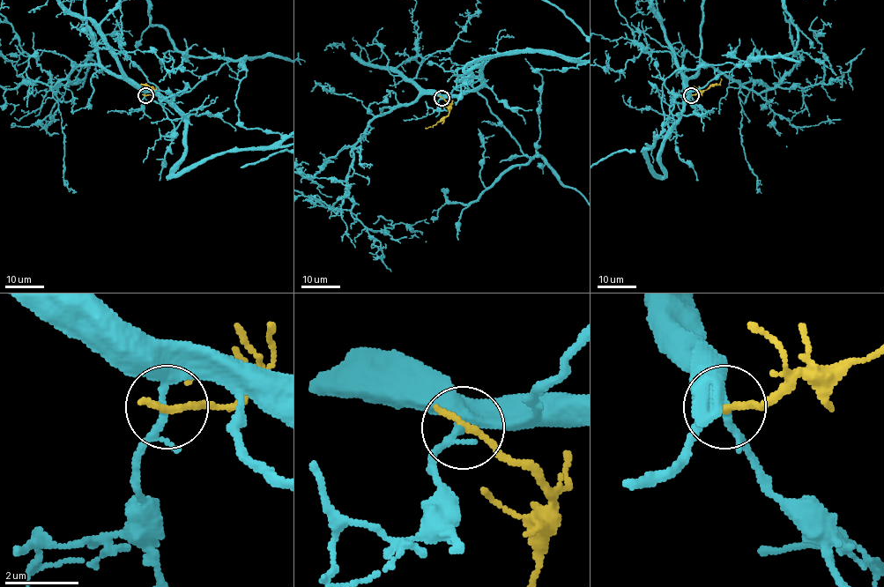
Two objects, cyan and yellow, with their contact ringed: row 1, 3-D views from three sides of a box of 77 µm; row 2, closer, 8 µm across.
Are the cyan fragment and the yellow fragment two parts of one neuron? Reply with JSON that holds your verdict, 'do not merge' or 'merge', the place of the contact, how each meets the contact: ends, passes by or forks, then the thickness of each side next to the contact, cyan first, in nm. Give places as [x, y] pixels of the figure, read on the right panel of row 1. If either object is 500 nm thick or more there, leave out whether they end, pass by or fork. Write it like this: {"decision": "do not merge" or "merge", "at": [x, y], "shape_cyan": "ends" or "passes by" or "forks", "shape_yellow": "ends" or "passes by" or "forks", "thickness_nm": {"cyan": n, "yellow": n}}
{"decision": "do not merge", "at": [691, 95], "shape_cyan": "forks", "shape_yellow": "ends", "thickness_nm": {"cyan": 160, "yellow": 220}}

